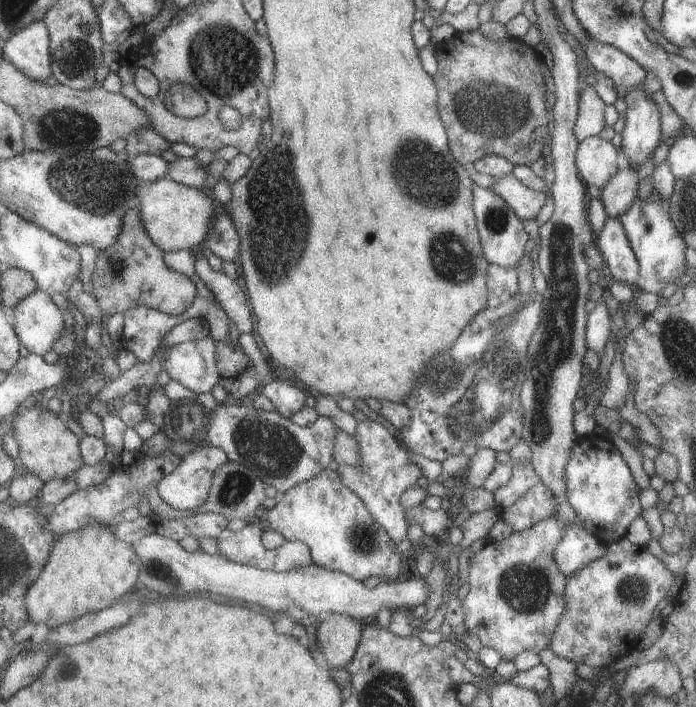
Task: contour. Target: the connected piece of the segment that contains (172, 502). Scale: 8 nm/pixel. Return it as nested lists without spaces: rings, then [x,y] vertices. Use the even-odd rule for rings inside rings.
[[[209,444],[196,445],[193,450],[180,456],[175,468],[159,480],[156,486],[157,495],[174,509],[192,509],[200,506],[208,496],[213,471],[225,461],[227,457],[221,448]]]

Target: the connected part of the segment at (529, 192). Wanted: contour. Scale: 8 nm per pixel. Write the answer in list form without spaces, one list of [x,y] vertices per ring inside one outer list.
[[[510,174],[495,178],[497,182],[491,186],[490,191],[500,196],[505,201],[505,204],[509,205],[509,208],[511,208],[517,218],[535,220],[537,213],[545,204],[545,198],[548,193],[524,187]]]

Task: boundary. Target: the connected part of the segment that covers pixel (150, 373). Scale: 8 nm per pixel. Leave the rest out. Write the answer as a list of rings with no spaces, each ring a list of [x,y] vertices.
[[[160,345],[149,360],[142,363],[136,362],[127,370],[120,371],[118,377],[101,384],[92,399],[95,397],[99,402],[107,405],[115,399],[121,399],[130,390],[138,389],[140,386],[155,388],[155,376],[162,370],[165,352],[165,347]]]

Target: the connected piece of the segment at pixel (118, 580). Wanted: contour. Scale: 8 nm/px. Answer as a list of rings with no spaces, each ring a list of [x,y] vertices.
[[[95,522],[54,539],[44,567],[23,599],[28,621],[42,622],[48,630],[59,627],[121,600],[119,596],[137,582],[138,564],[131,544],[116,539],[108,530],[113,523]]]

